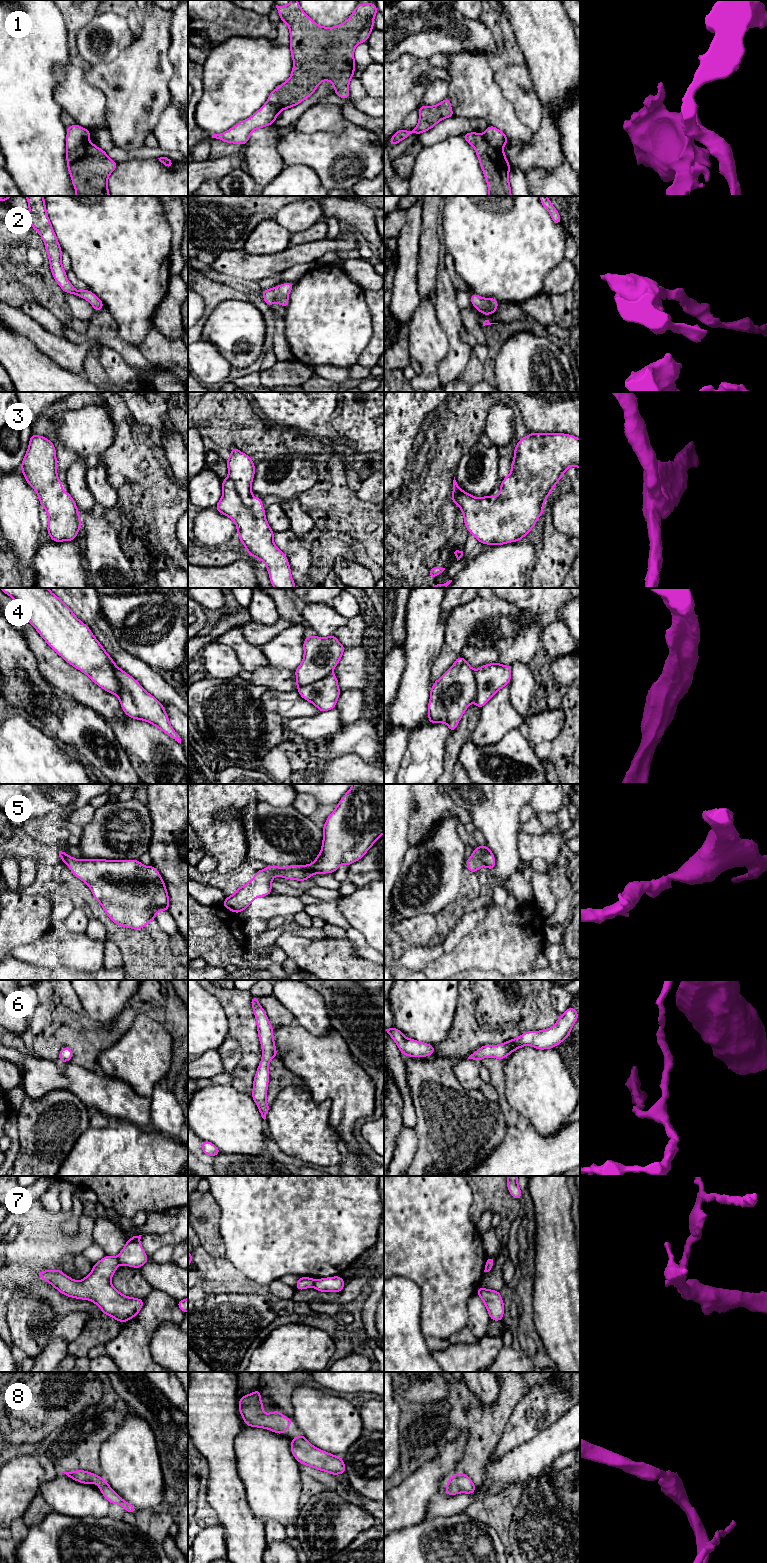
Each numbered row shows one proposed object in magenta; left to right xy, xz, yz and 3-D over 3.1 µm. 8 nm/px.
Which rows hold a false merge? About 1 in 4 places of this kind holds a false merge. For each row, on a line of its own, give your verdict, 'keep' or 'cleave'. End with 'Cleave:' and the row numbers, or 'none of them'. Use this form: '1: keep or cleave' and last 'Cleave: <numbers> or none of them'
1: cleave
2: keep
3: keep
4: cleave
5: keep
6: keep
7: cleave
8: keep
Cleave: 1, 4, 7

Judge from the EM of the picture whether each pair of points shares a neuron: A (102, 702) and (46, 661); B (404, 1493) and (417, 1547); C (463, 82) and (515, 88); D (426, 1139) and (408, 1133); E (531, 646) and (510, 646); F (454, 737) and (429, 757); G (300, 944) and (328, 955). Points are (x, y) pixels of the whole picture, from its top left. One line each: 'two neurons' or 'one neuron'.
A: one neuron
B: two neurons
C: two neurons
D: two neurons
E: one neuron
F: two neurons
G: one neuron

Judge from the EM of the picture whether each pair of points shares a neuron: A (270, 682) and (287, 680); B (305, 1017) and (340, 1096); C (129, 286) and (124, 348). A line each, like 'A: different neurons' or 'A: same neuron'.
A: same neuron
B: different neurons
C: different neurons

